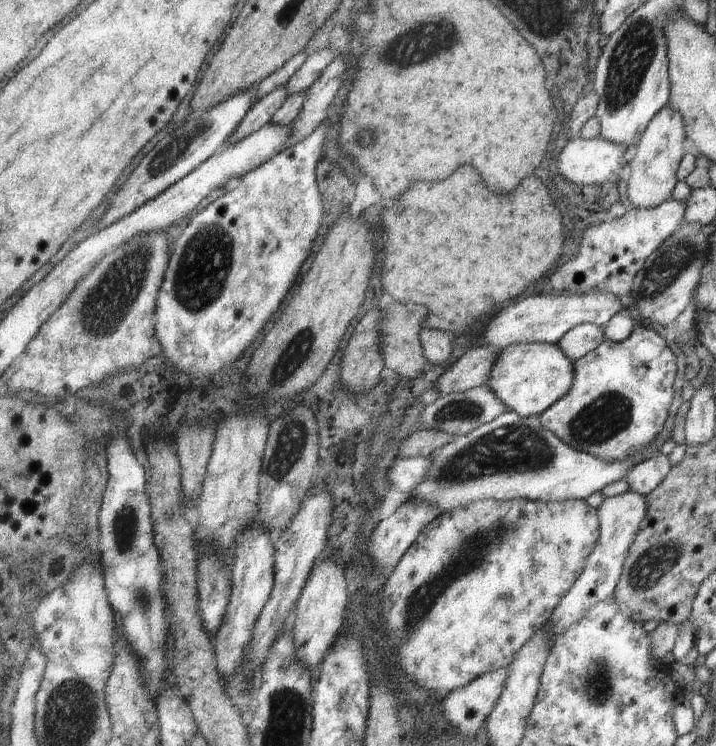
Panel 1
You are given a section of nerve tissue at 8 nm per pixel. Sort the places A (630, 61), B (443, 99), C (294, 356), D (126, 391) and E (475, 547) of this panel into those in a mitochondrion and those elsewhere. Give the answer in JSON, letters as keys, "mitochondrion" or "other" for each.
{"A":"mitochondrion","B":"other","C":"mitochondrion","D":"other","E":"mitochondrion"}

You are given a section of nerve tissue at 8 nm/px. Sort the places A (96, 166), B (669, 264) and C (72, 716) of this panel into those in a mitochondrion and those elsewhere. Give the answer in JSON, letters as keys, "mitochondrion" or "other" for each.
{"A":"other","B":"mitochondrion","C":"mitochondrion"}

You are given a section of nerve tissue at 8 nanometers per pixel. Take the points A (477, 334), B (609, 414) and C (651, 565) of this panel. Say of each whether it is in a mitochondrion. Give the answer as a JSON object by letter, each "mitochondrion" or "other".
{"A":"other","B":"mitochondrion","C":"mitochondrion"}

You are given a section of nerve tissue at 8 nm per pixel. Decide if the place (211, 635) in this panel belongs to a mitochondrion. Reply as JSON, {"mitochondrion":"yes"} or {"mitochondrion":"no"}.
{"mitochondrion":"no"}

